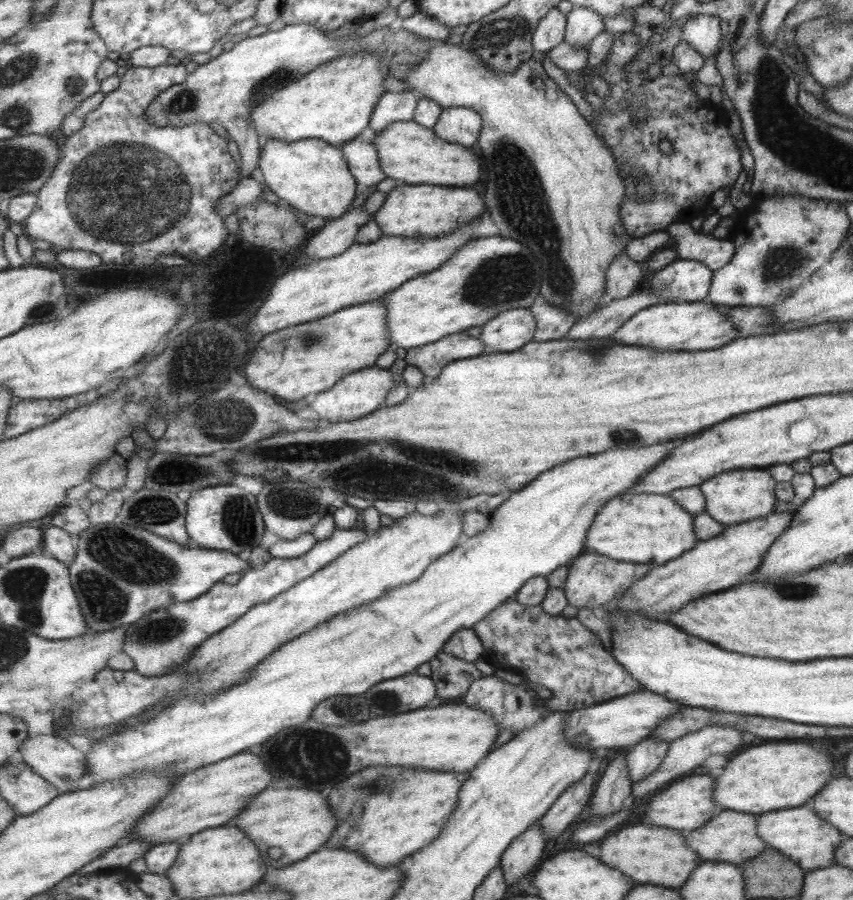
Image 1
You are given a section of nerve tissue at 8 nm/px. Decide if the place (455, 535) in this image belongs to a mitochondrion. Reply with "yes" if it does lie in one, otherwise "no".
no

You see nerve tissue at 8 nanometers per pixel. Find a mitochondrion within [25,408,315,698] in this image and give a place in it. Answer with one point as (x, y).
(116, 559)

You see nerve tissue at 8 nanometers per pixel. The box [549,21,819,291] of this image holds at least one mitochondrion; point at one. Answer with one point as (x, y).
(781, 264)

